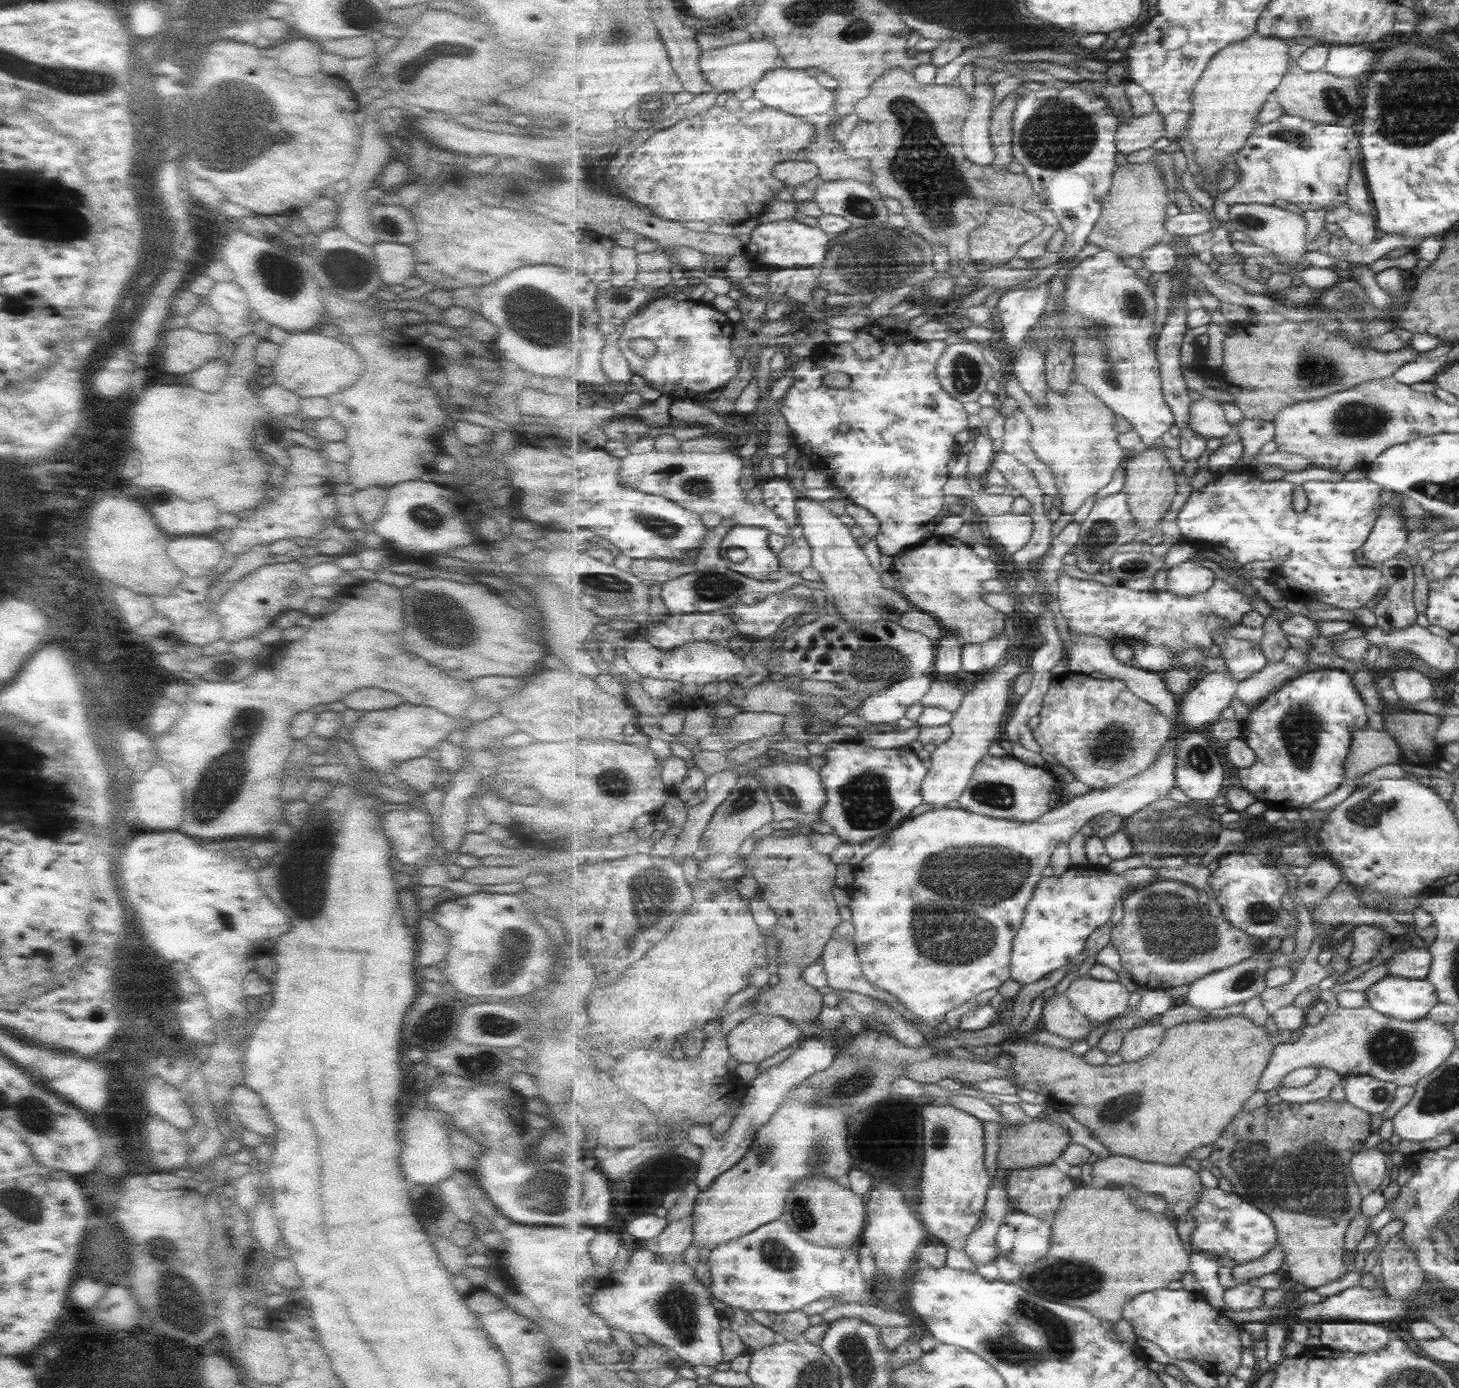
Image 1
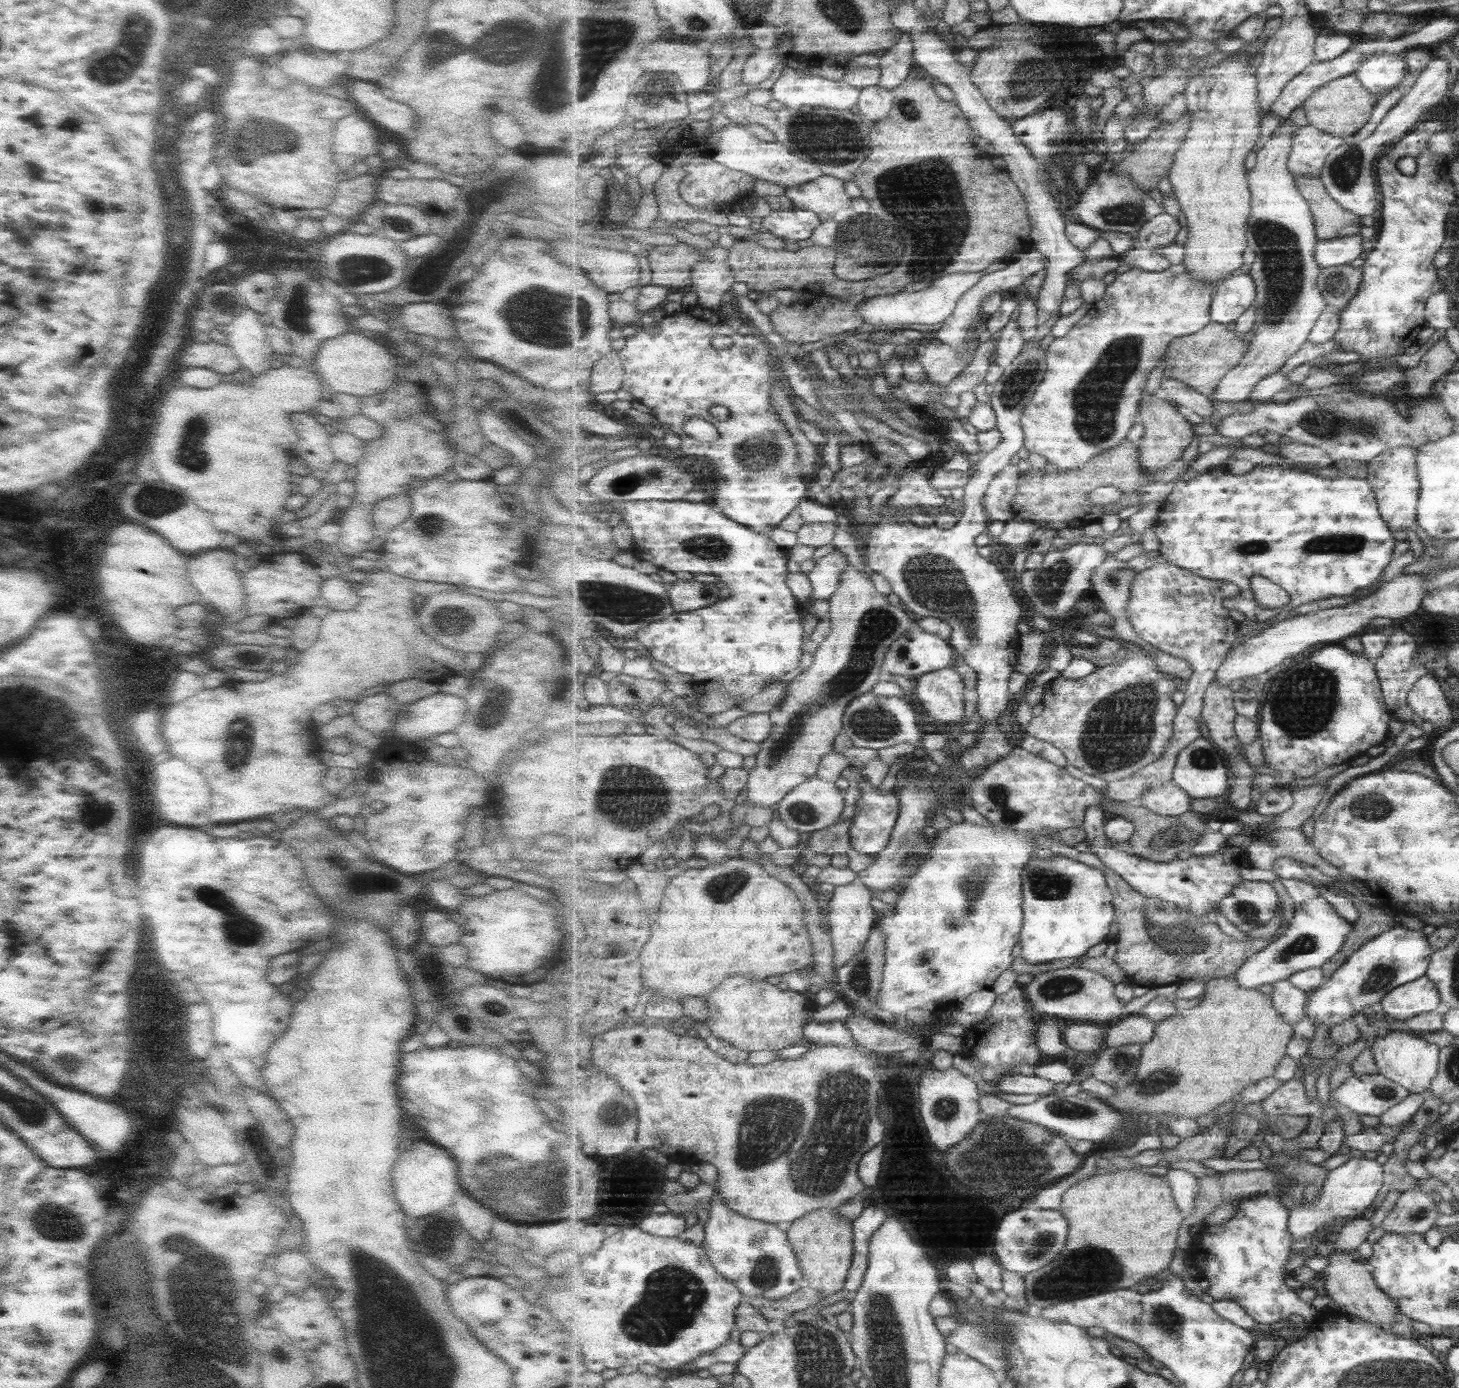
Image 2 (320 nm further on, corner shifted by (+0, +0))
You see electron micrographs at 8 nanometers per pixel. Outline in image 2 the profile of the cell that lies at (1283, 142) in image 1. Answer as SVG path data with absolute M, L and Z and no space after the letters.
M1311 125L1300 126L1295 133L1288 166L1296 180L1302 176L1321 177L1327 158L1344 144L1344 138L1327 134Z

